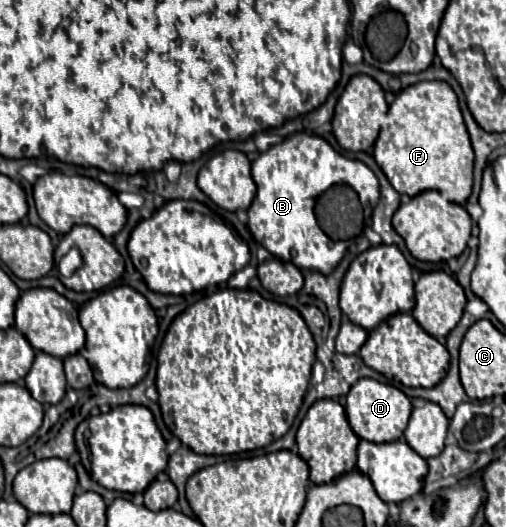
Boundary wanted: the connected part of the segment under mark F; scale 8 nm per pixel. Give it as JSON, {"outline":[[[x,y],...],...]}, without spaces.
{"outline":[[[420,81],[420,83],[416,83],[416,85],[410,85],[410,87],[406,87],[406,89],[401,90],[396,94],[396,98],[392,103],[388,103],[388,111],[386,111],[386,117],[384,117],[384,121],[382,121],[382,125],[380,125],[380,131],[378,131],[378,137],[376,137],[376,141],[374,141],[374,145],[368,149],[368,151],[358,151],[358,152],[366,152],[373,156],[376,163],[380,165],[380,169],[384,171],[384,175],[388,177],[388,181],[390,181],[390,185],[398,191],[398,193],[404,193],[404,195],[410,195],[410,197],[414,197],[414,195],[418,195],[418,193],[422,193],[422,191],[428,191],[428,189],[436,189],[436,191],[440,191],[448,201],[452,201],[452,203],[458,203],[458,205],[464,205],[466,201],[468,201],[468,197],[470,197],[472,193],[472,169],[474,169],[474,151],[472,151],[472,145],[470,141],[470,137],[468,137],[468,131],[466,131],[466,125],[464,125],[464,119],[462,119],[462,111],[460,111],[460,105],[458,105],[458,97],[456,97],[456,93],[452,91],[452,87],[446,83],[446,81]]]}

